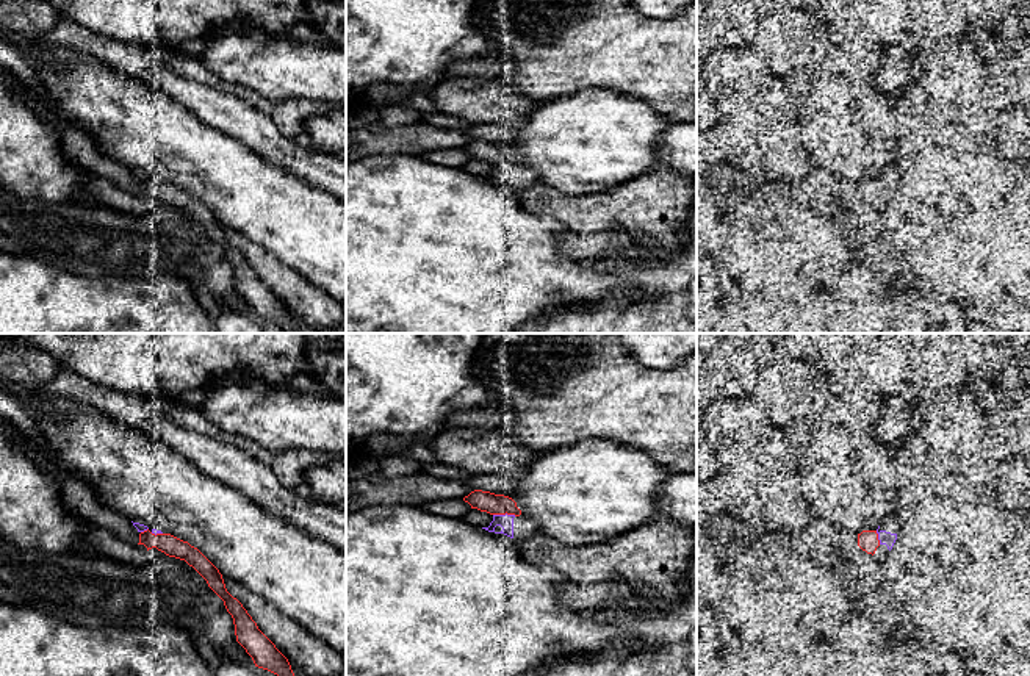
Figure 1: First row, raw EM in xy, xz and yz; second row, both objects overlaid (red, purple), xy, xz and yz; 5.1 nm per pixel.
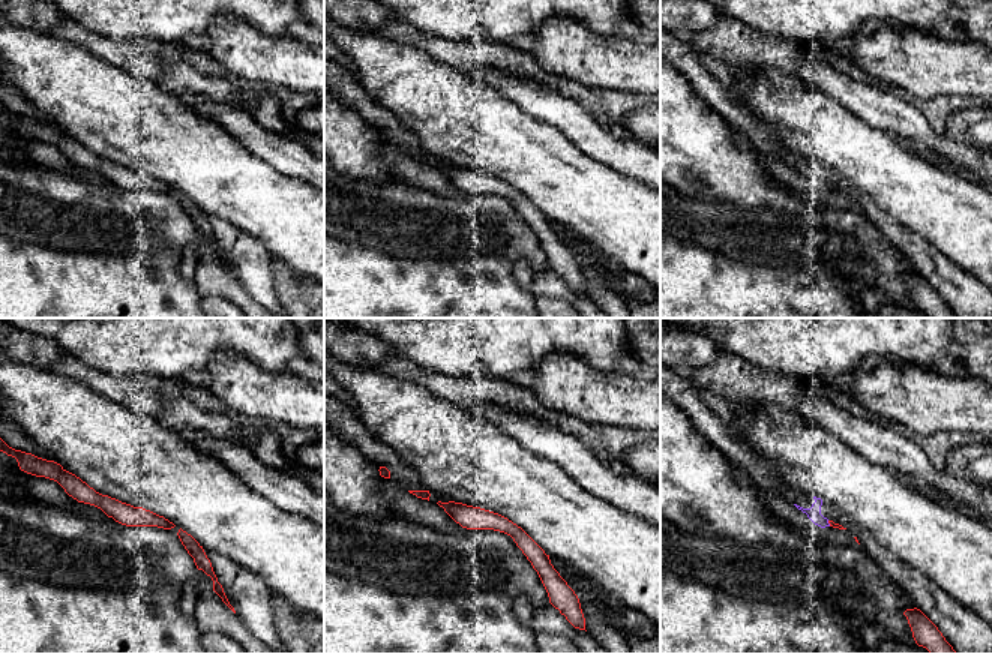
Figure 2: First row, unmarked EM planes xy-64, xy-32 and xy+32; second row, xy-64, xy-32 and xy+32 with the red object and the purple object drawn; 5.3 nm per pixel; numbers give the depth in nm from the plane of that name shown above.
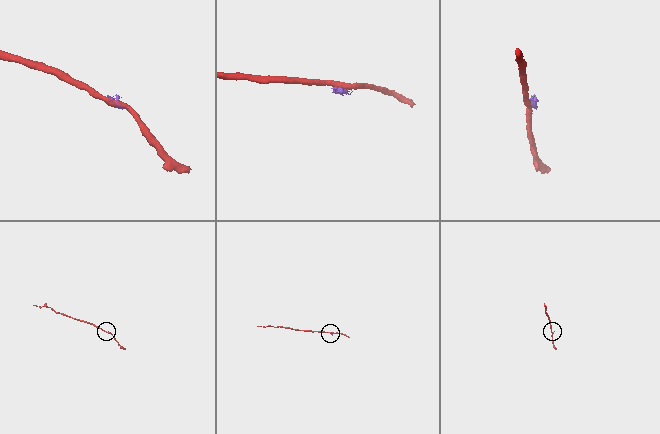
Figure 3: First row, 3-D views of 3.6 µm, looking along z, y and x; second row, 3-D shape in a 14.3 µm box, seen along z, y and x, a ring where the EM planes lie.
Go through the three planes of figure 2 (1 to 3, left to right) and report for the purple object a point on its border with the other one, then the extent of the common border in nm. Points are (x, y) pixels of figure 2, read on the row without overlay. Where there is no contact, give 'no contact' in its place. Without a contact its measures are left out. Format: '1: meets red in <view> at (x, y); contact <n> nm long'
1: no contact
2: no contact
3: meets red in xy+32 at (829, 186); contact 40 nm long

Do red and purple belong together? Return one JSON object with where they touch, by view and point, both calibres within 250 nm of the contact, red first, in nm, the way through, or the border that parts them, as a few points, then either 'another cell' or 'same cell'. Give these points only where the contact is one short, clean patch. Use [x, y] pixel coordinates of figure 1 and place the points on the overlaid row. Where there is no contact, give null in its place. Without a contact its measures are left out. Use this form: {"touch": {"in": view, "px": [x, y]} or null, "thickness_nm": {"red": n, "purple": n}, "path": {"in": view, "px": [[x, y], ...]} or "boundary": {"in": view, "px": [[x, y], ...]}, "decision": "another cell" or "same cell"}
{"touch": {"in": "xz", "px": [504, 514]}, "thickness_nm": {"red": 110, "purple": 80}, "decision": "another cell"}

